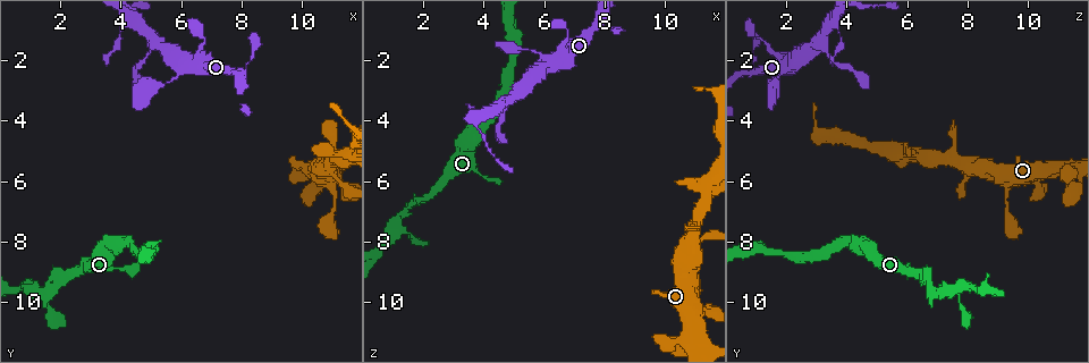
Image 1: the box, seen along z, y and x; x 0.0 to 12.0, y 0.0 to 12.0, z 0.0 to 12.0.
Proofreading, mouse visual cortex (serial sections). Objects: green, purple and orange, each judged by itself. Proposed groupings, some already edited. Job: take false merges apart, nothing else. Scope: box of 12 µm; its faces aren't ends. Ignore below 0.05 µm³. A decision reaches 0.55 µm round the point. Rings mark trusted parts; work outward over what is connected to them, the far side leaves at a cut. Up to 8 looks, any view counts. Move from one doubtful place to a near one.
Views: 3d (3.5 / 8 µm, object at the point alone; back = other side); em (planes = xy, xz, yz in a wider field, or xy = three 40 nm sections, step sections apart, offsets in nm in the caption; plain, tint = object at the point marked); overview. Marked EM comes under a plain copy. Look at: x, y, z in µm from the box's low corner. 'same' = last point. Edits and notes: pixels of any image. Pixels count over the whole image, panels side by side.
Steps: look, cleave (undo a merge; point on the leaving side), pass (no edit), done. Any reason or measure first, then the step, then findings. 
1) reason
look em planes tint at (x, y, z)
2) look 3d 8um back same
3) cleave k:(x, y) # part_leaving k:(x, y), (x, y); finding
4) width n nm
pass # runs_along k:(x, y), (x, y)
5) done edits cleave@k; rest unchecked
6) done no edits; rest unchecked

sharp bend
look 3d 3.5um at (6.1, 2.3, 1.9)

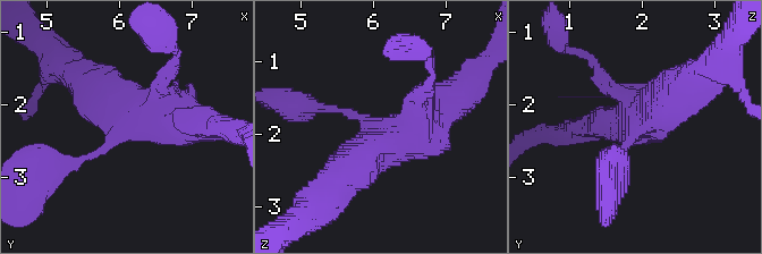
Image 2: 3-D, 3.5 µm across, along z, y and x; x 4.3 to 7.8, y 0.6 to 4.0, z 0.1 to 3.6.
arms 4; arm_widths 150, 200, 500, 600 nm; now the EM
look em xy step 2 tint at (6.05, 2.35, 1.90)

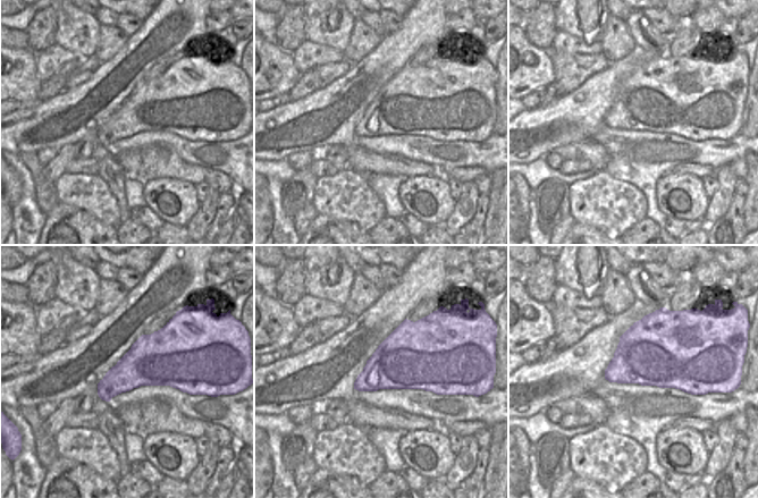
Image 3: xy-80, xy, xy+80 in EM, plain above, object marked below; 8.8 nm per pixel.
pass # runs_along 2:(448, 107), (333, 187); all the same cell

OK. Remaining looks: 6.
thick turns thin
look 3d 3.5um back at (11.1, 4.6, 7.6)

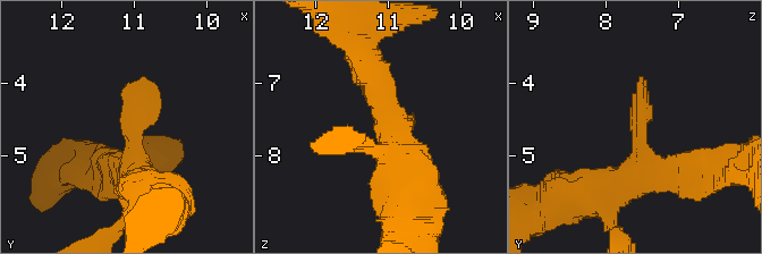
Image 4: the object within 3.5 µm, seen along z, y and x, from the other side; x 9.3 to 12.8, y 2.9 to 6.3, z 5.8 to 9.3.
look em planes tint at (11.00, 4.65, 7.55)

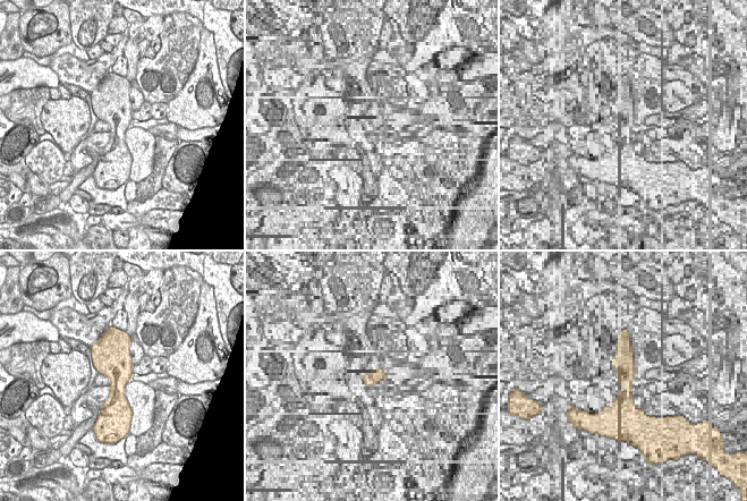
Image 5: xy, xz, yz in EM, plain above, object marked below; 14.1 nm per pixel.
pass # runs_along 4:(612, 188), (636, 178), (638, 76); continuous, no second cell

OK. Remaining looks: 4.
a narrow waist
look 3d 3.5um back at (1.7, 10.1, 7.8)

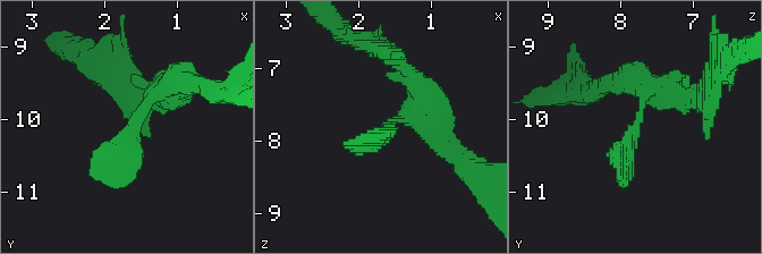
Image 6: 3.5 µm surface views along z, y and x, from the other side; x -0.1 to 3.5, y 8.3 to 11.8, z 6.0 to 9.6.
shape alone is not enough
look em xy step 2 tint at (1.65, 10.20, 7.85)

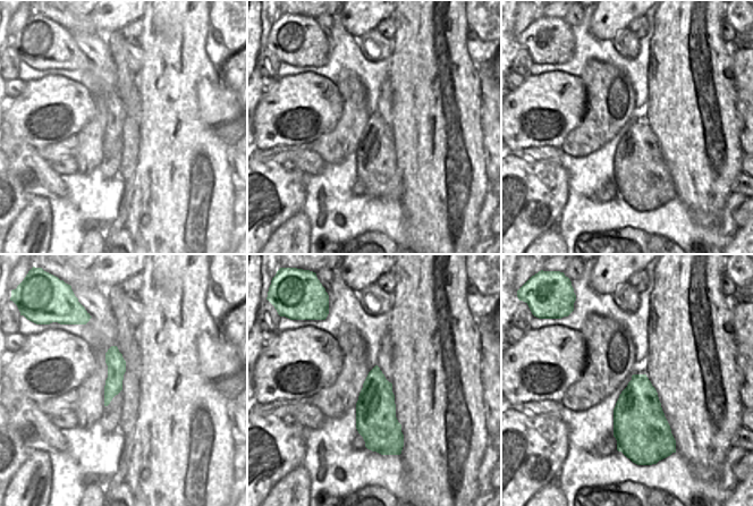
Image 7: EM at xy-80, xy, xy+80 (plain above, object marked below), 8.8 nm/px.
width 360 nm
pass # runs_along 7:(113, 348), (113, 386), (107, 401); one cell here

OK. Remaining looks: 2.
done no edits; rest unchecked

